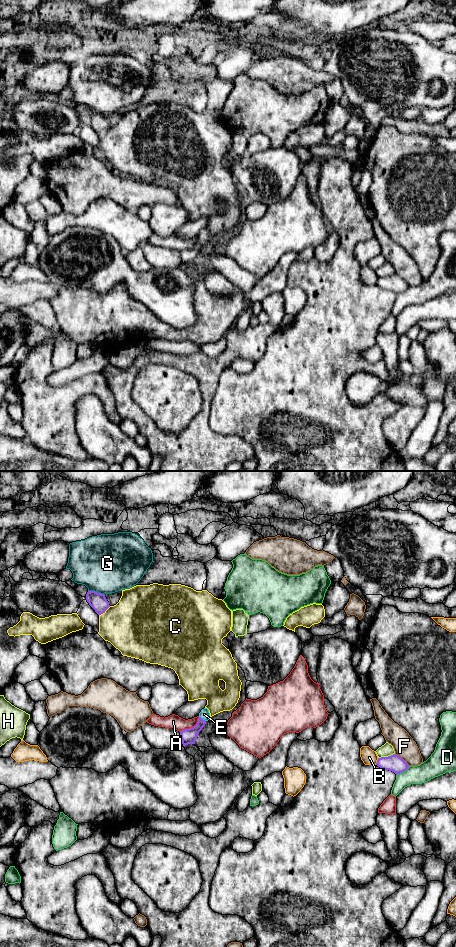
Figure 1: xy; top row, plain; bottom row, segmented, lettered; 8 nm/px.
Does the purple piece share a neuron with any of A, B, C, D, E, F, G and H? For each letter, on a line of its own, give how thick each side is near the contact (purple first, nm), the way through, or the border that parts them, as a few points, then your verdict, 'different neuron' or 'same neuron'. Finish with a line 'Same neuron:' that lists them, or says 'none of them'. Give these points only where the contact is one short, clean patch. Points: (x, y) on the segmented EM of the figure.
A: 120 nm thick on the purple side, 110 nm on the other; different neuron
B: 140 nm thick on the purple side, 130 nm on the other; different neuron
C: 140 nm thick on the purple side, 420 nm on the other; different neuron
D: 140 nm thick on the purple side, 160 nm on the other; different neuron
E: 120 nm thick on the purple side, 80 nm on the other; runs through xy (188, 736), (201, 723), (201, 718), (204, 714); same neuron
F: 140 nm thick on the purple side, 180 nm on the other; different neuron
G: 140 nm thick on the purple side, 480 nm on the other; different neuron
H: 140 nm thick on the purple side, 100 nm on the other; different neuron
Same neuron: E

